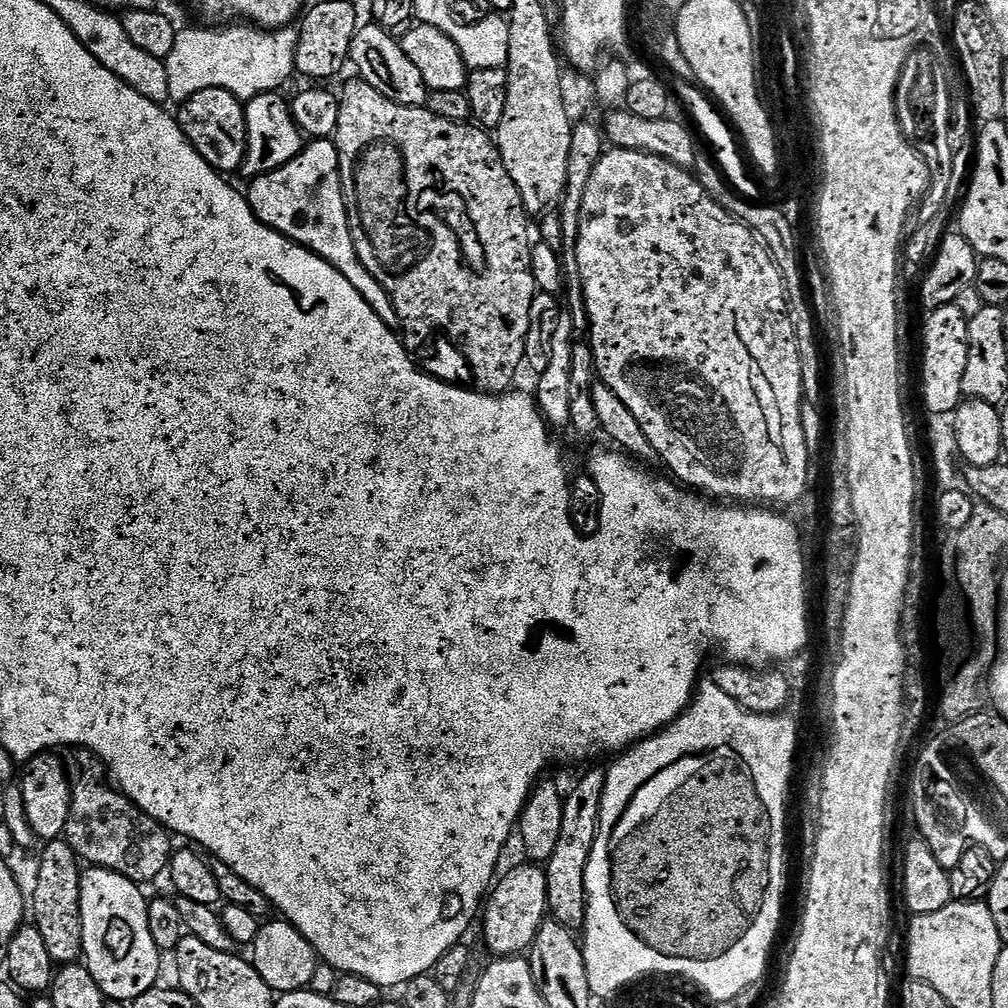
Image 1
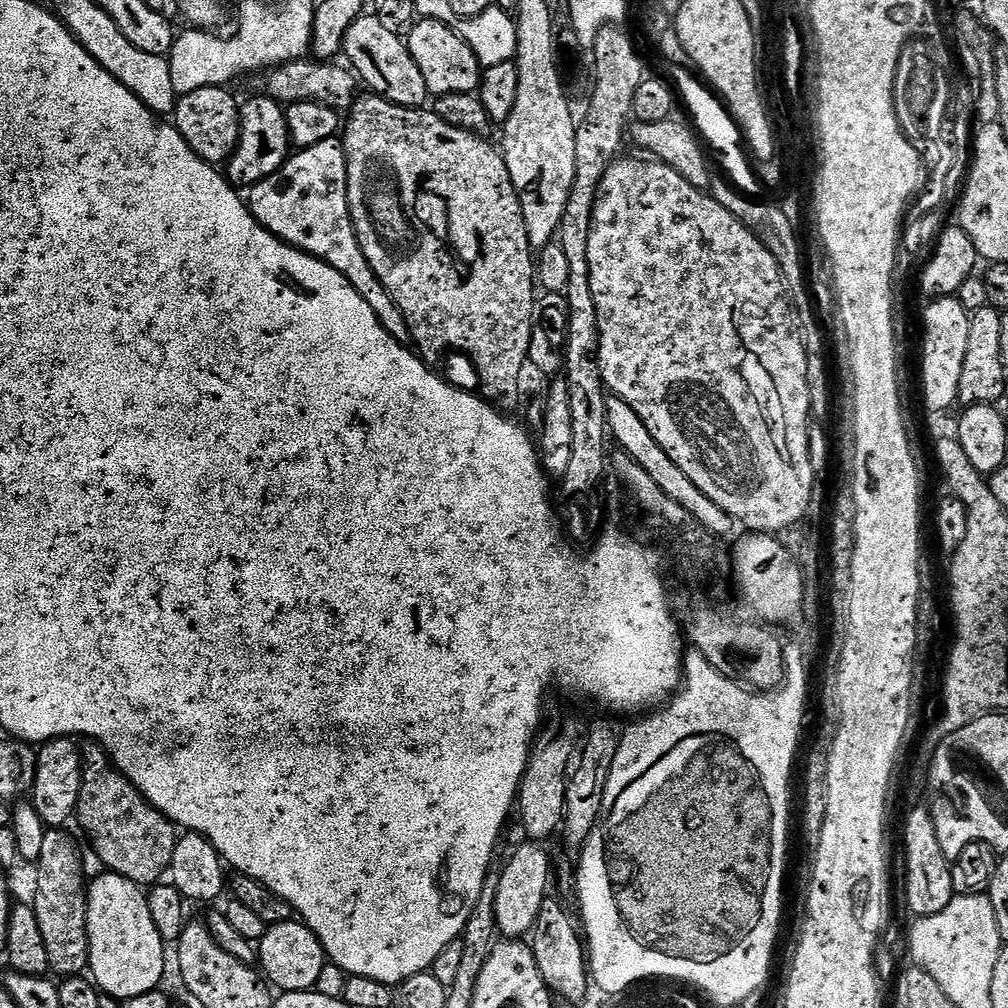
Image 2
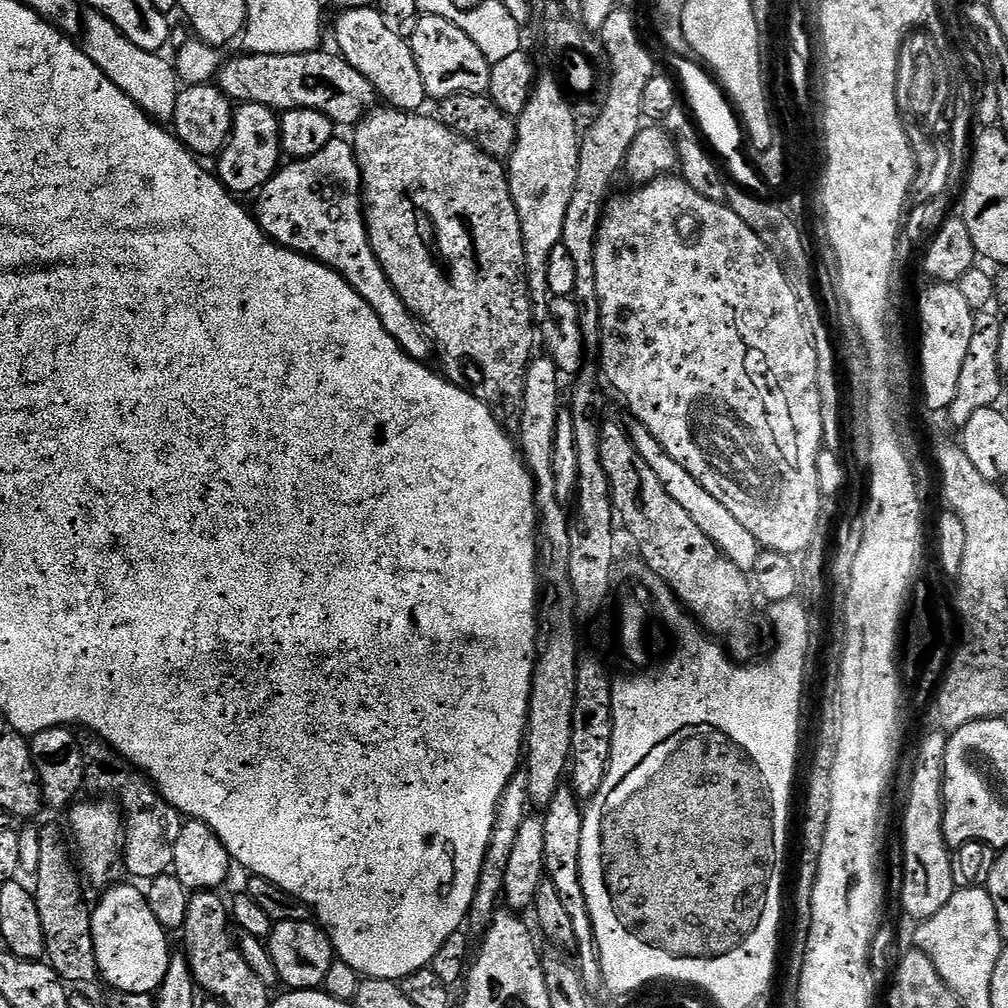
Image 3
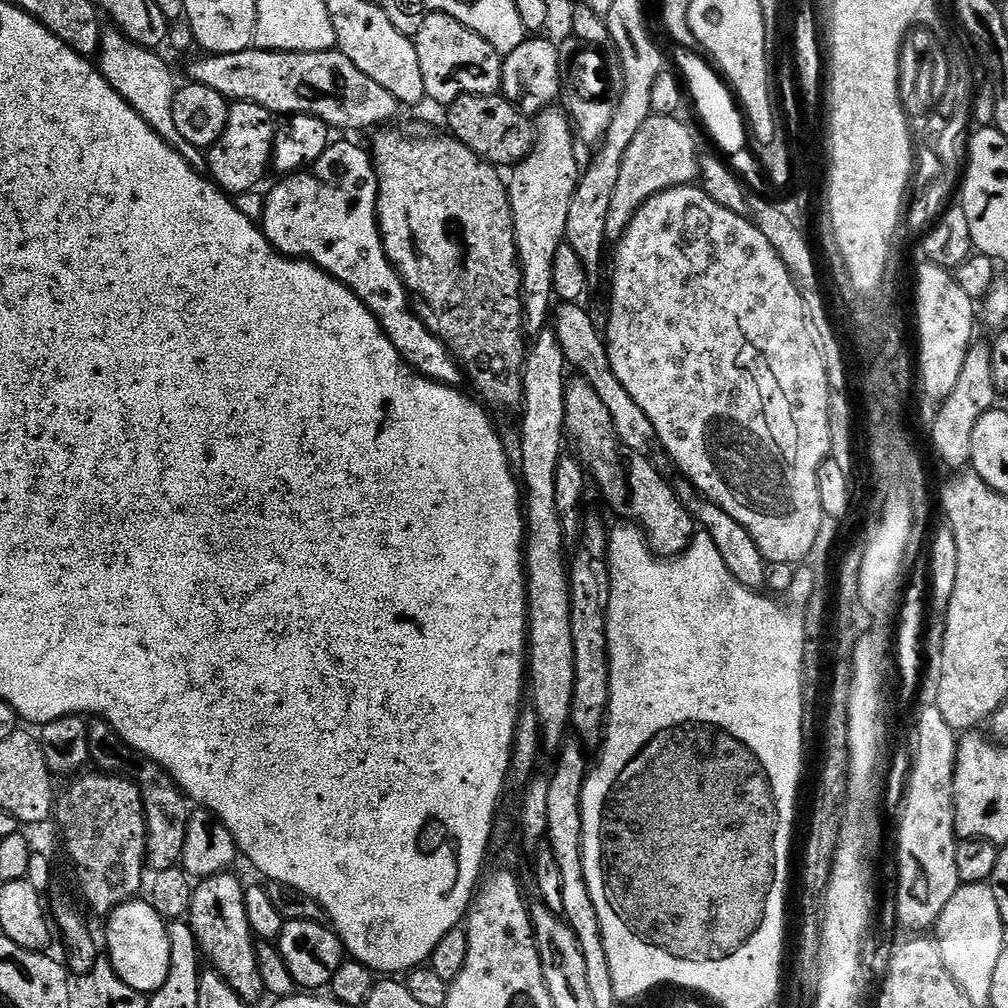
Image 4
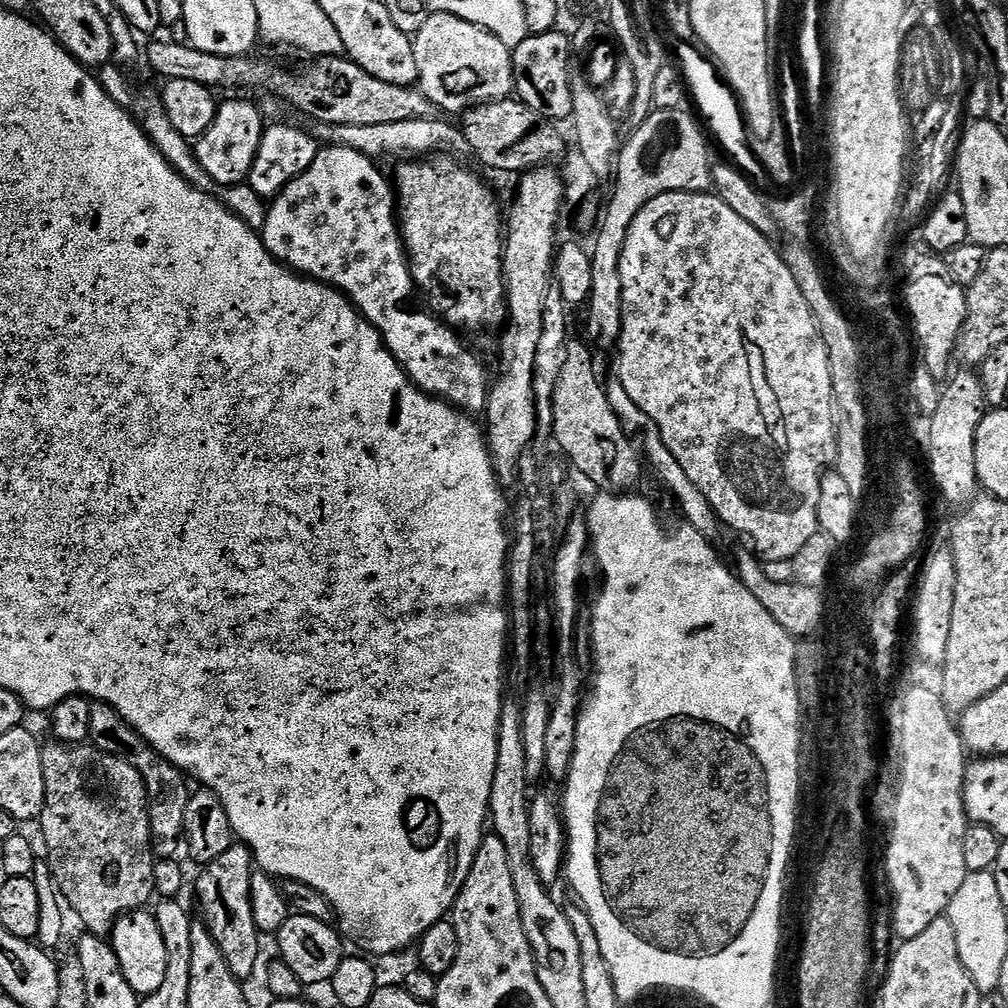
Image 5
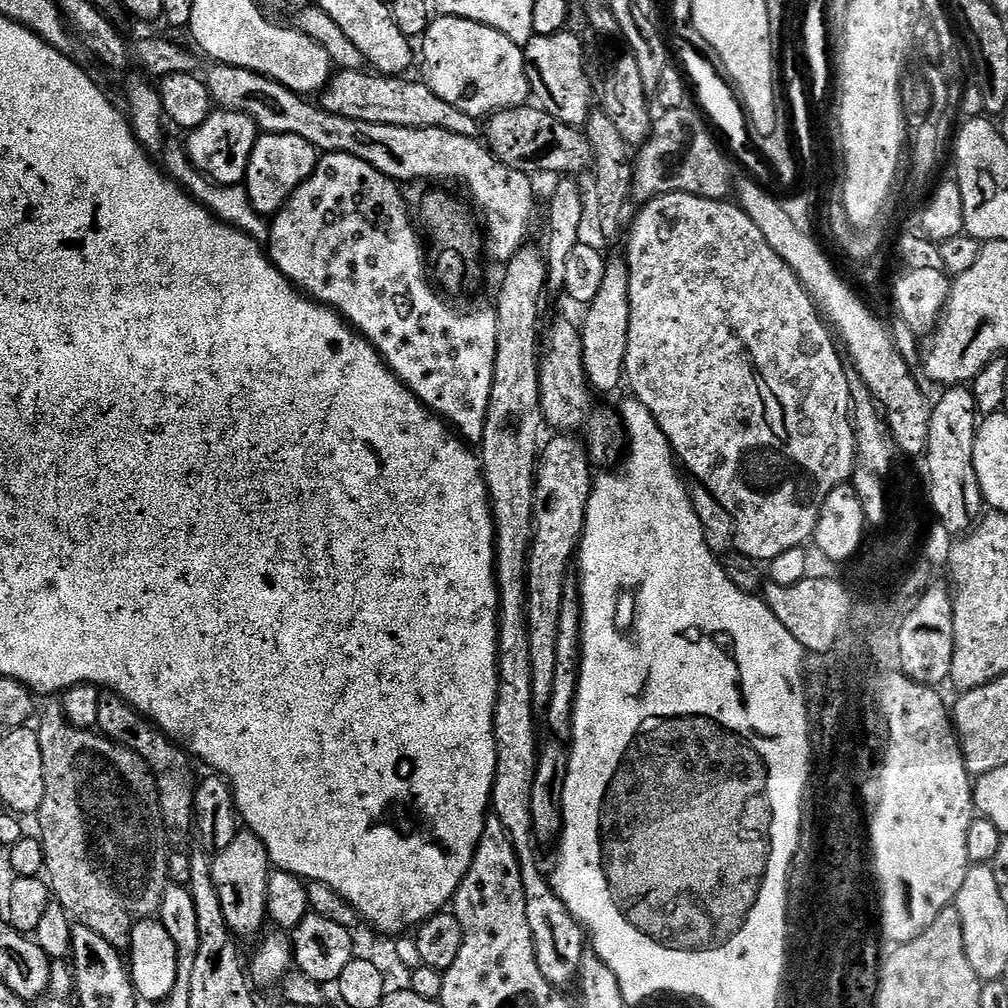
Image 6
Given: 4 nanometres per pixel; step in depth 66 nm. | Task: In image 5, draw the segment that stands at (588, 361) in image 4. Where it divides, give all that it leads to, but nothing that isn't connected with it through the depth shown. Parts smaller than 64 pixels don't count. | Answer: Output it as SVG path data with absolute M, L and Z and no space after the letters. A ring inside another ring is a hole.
M612 378L612 381L607 381L606 391L610 398L610 406L614 406L614 414L618 414L622 426L628 431L628 435L633 438L641 436L644 439L644 448L642 444L643 455L651 467L652 464L656 467L657 474L668 483L669 490L676 495L680 502L680 508L684 511L685 518L688 519L685 521L700 531L707 540L719 541L720 530L722 530L720 517L710 506L706 494L702 494L702 490L698 490L698 486L694 486L694 482L690 482L690 478L686 478L686 470L682 470L682 466L678 466L678 458L674 458L674 454L670 454L670 450L664 445L664 440L660 437L656 423L642 411L638 402L634 402L634 398L630 398L630 394L626 394L626 386L622 386L620 379Z

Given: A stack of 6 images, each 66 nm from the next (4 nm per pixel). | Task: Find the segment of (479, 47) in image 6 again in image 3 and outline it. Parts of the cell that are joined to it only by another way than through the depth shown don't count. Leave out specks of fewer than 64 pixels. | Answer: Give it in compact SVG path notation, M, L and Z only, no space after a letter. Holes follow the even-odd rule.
M421 15L410 43L422 83L433 101L439 102L459 92L487 93L493 64L488 61L486 54L482 54L482 50L478 50L475 39L462 34L454 22L446 22L446 18L437 16Z

